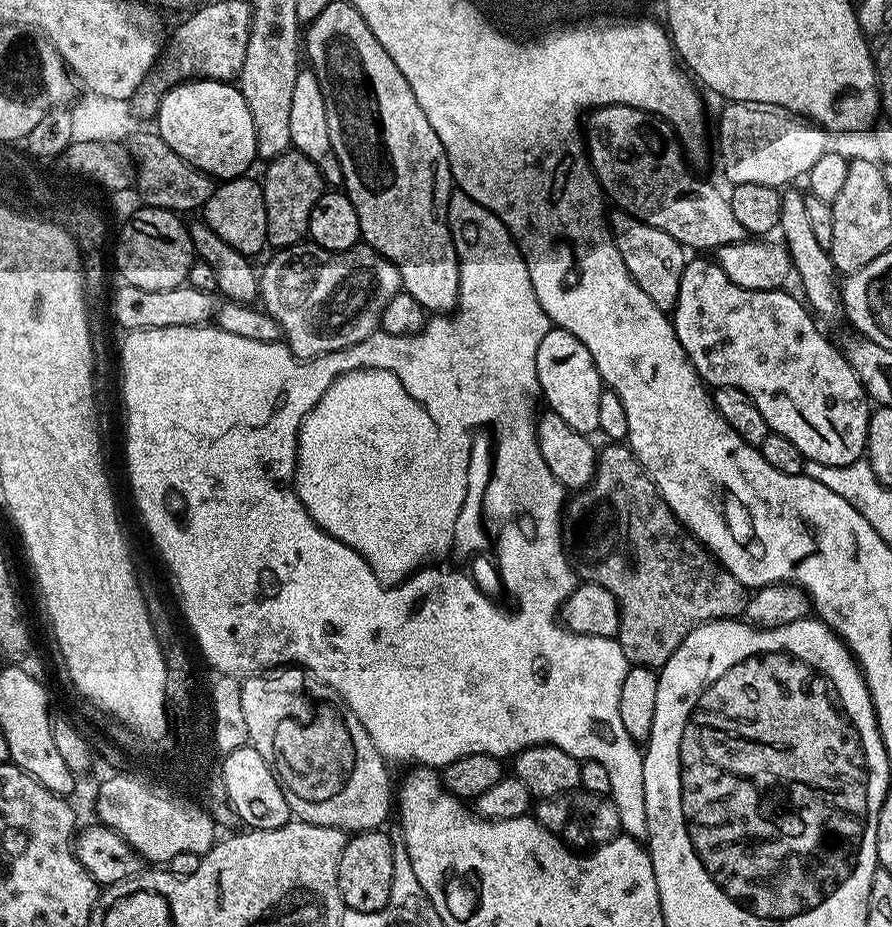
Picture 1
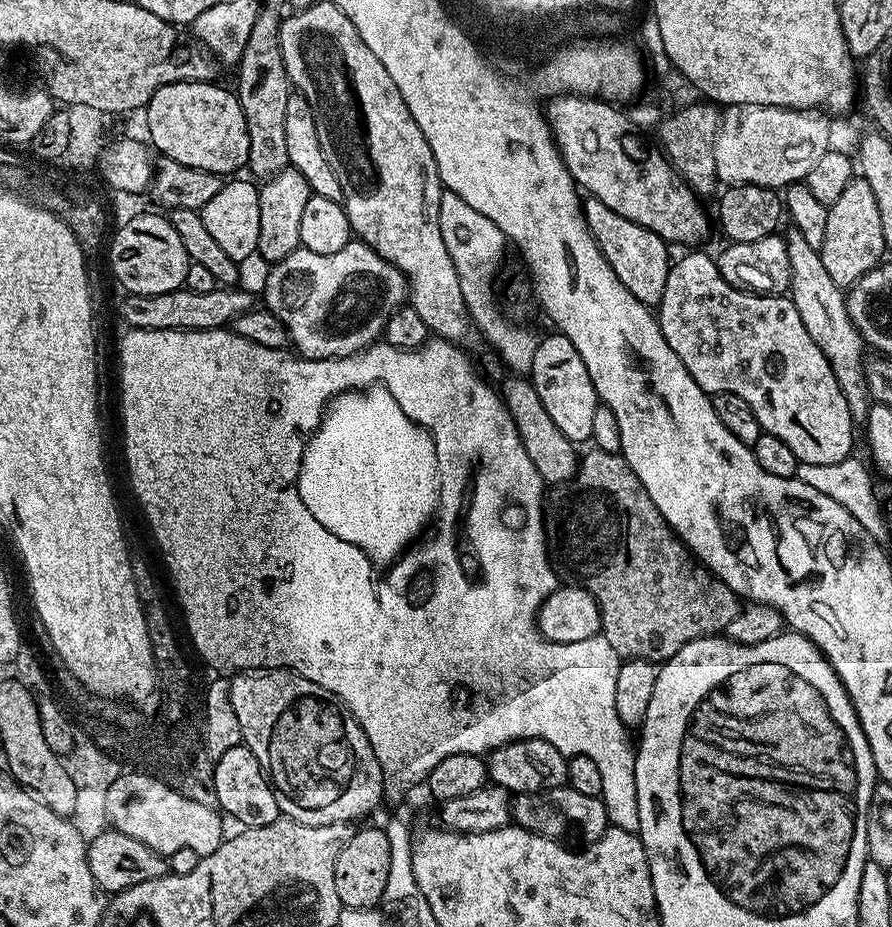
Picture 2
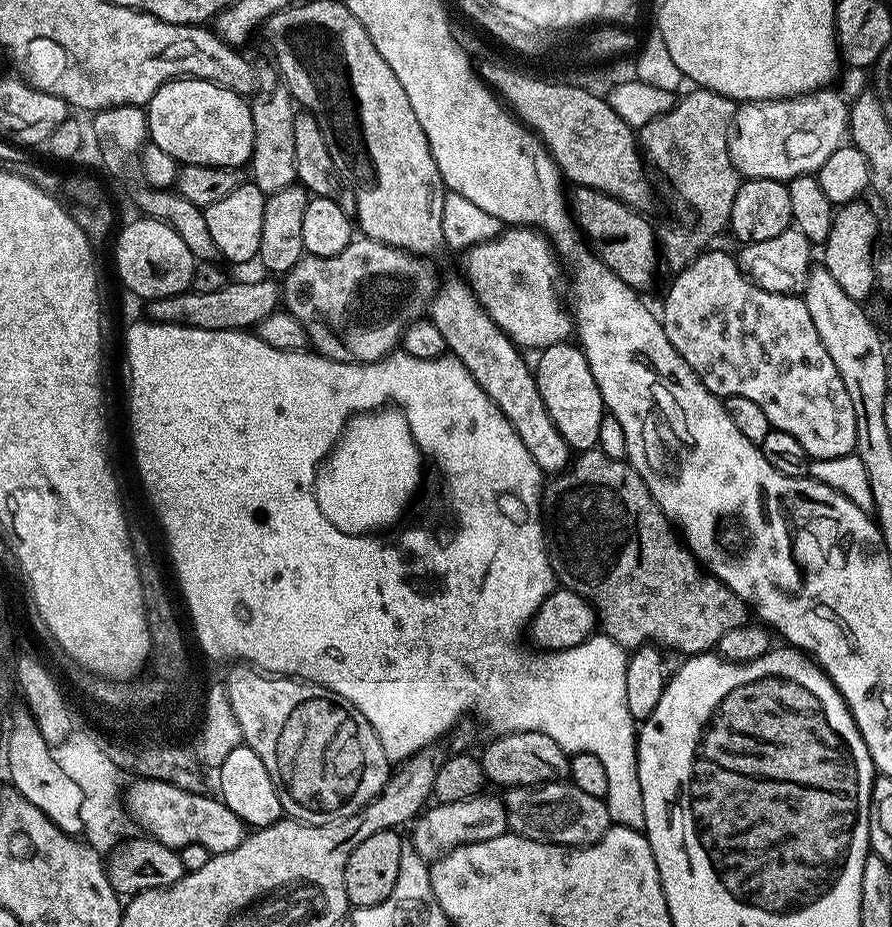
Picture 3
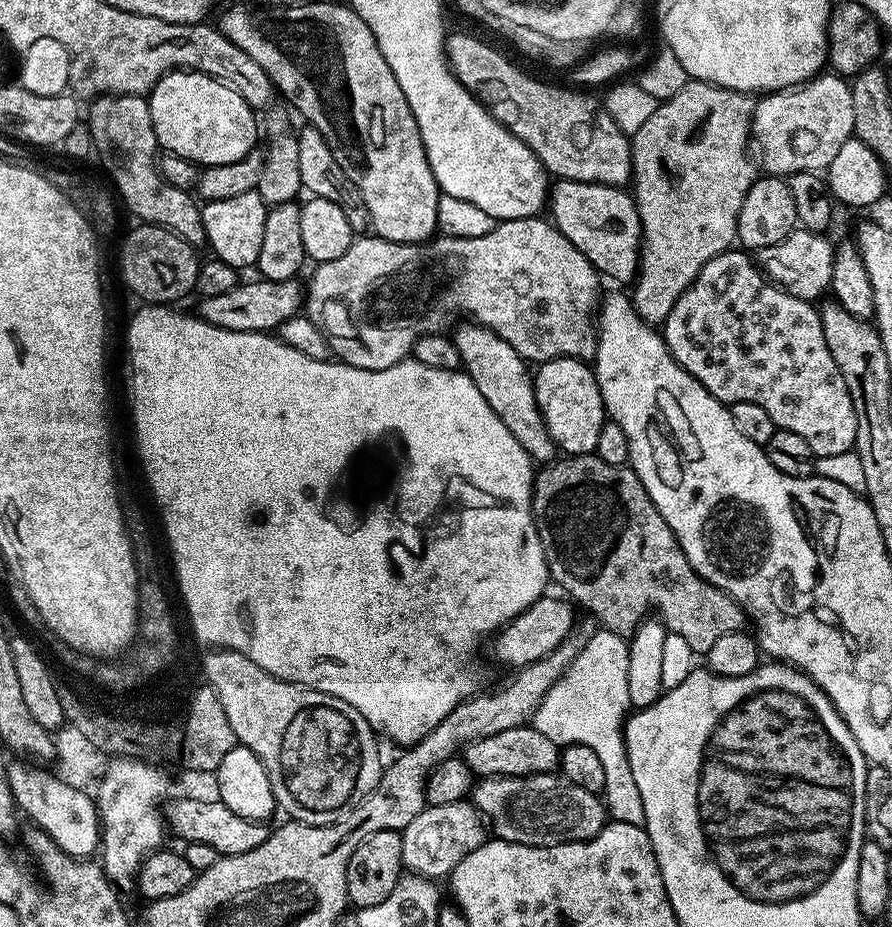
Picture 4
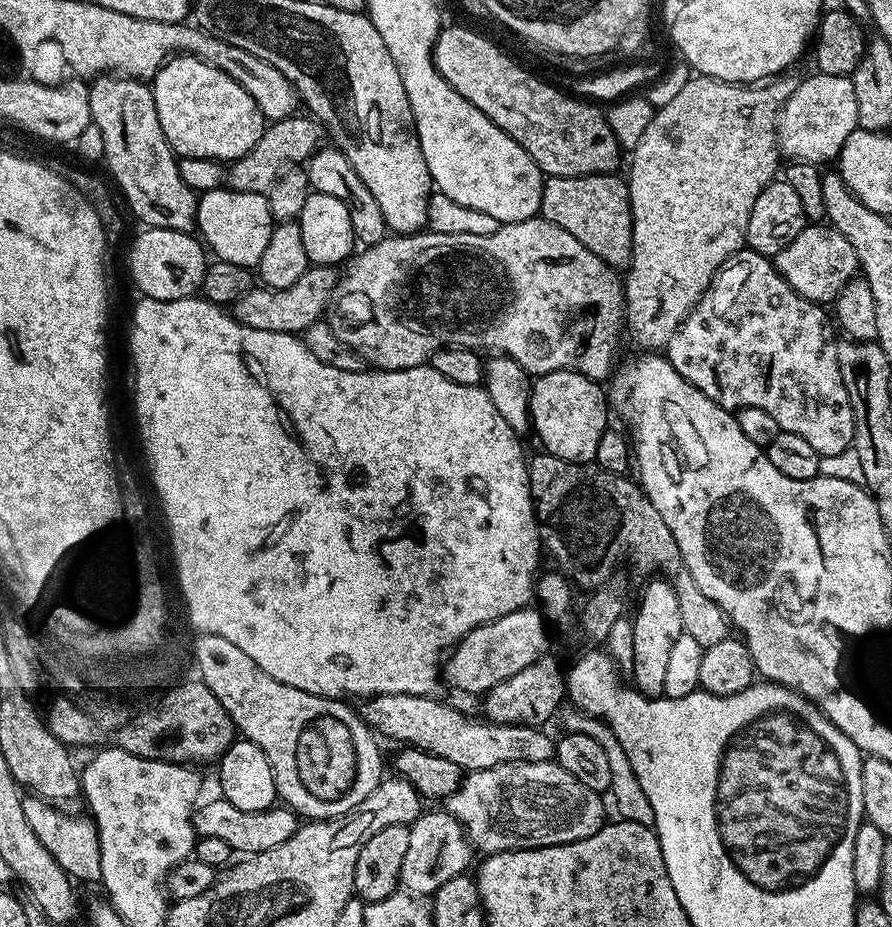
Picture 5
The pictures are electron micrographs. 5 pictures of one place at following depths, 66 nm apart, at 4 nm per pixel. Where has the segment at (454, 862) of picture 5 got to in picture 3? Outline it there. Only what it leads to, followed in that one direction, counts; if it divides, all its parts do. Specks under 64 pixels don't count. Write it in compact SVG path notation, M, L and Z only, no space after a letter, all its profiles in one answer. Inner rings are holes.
M481 794L459 802L431 805L420 814L413 823L410 844L424 860L432 860L438 852L448 851L462 844L474 844L489 841L504 835L507 831L507 807L505 803L489 794Z

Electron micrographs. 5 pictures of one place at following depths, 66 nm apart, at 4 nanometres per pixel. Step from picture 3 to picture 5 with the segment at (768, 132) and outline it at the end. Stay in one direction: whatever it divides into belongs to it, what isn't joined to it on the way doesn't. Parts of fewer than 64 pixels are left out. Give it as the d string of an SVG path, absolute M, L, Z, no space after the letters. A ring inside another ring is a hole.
M843 76L815 78L799 81L794 94L780 106L780 115L776 118L776 143L789 161L801 160L807 164L824 166L827 160L835 161L839 157L846 138L858 127L858 102L854 99L854 86L851 79Z

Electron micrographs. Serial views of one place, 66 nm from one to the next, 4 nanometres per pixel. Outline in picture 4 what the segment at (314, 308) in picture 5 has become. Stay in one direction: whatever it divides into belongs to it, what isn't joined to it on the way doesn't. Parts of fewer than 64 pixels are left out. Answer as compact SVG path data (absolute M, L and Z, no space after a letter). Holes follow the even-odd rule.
M255 278L249 284L237 282L226 294L205 296L199 302L200 319L218 326L222 330L235 332L267 332L279 329L280 324L301 311L306 295L299 279L265 280Z

